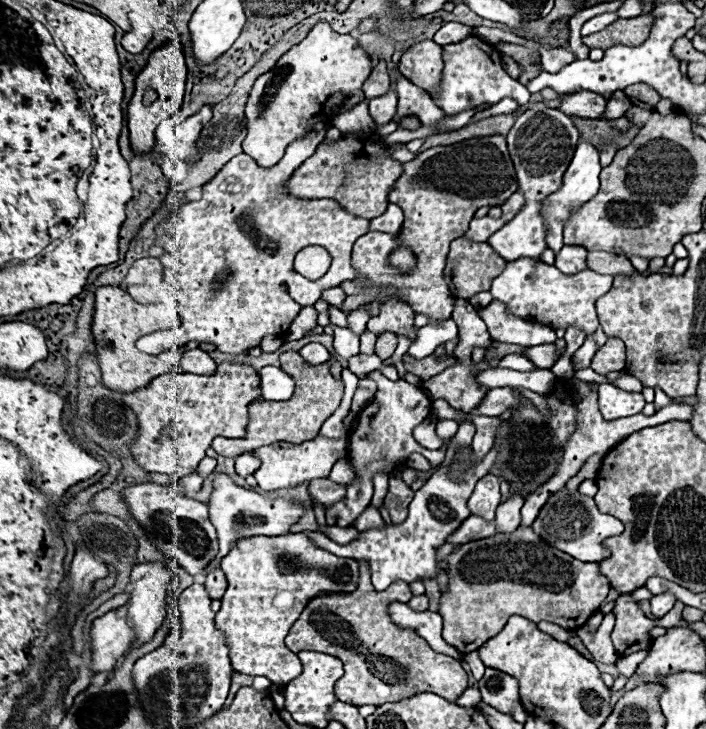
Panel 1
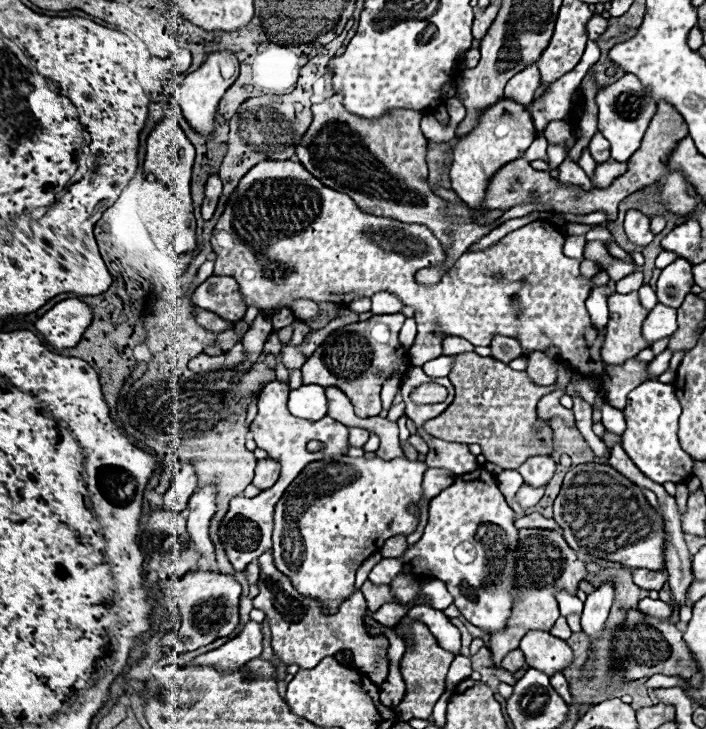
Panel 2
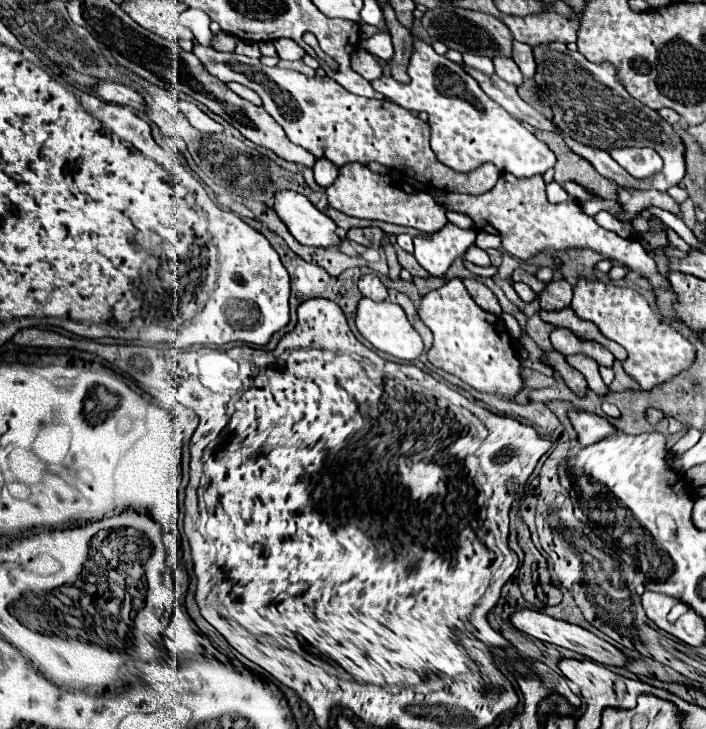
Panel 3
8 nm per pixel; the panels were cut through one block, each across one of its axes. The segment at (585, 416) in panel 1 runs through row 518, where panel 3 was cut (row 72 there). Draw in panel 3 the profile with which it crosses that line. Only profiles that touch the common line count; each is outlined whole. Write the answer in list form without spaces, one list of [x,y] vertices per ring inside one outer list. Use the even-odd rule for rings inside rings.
[[[516,42],[512,44],[512,60],[518,64],[520,72],[524,74],[524,78],[532,78],[536,72],[536,64],[534,64],[534,56],[532,56],[532,48],[528,44]]]

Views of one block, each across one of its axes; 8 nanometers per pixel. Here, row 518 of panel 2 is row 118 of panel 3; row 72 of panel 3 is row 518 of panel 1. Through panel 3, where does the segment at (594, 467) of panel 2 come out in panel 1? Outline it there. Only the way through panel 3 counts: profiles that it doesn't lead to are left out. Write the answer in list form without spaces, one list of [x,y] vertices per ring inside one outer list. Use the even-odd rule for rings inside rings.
[[[562,488],[542,506],[540,514],[532,524],[534,532],[542,536],[554,548],[570,554],[582,562],[600,562],[608,558],[608,548],[604,546],[604,538],[616,536],[616,528],[622,528],[622,522],[610,514],[602,514],[594,502],[594,498],[580,494],[578,490]]]

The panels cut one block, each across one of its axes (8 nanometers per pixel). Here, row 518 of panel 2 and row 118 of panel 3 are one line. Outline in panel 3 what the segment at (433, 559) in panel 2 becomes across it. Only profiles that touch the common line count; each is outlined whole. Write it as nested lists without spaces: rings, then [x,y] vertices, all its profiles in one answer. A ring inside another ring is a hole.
[[[418,38],[414,40],[414,54],[408,64],[408,76],[408,84],[400,84],[392,76],[382,76],[370,84],[376,92],[382,92],[398,106],[428,114],[428,124],[432,128],[432,150],[436,158],[448,168],[468,174],[484,162],[490,162],[498,170],[514,174],[516,178],[530,178],[544,174],[554,166],[556,156],[552,150],[548,150],[548,146],[544,146],[544,142],[528,132],[500,104],[488,98],[478,82],[458,64],[450,62],[446,56],[436,54],[428,42]]]

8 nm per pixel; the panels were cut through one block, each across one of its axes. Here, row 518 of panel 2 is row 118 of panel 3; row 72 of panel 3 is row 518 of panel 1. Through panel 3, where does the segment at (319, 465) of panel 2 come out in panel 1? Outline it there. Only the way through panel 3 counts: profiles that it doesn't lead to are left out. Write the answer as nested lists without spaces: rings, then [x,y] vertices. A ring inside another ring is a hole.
[[[214,474],[214,492],[208,502],[212,524],[216,526],[218,540],[220,540],[220,554],[218,558],[208,564],[208,570],[214,570],[220,564],[220,558],[228,554],[234,540],[240,536],[282,536],[290,534],[292,526],[304,516],[304,508],[292,500],[286,498],[268,498],[266,494],[258,494],[252,490],[244,490],[236,486],[228,476]]]

